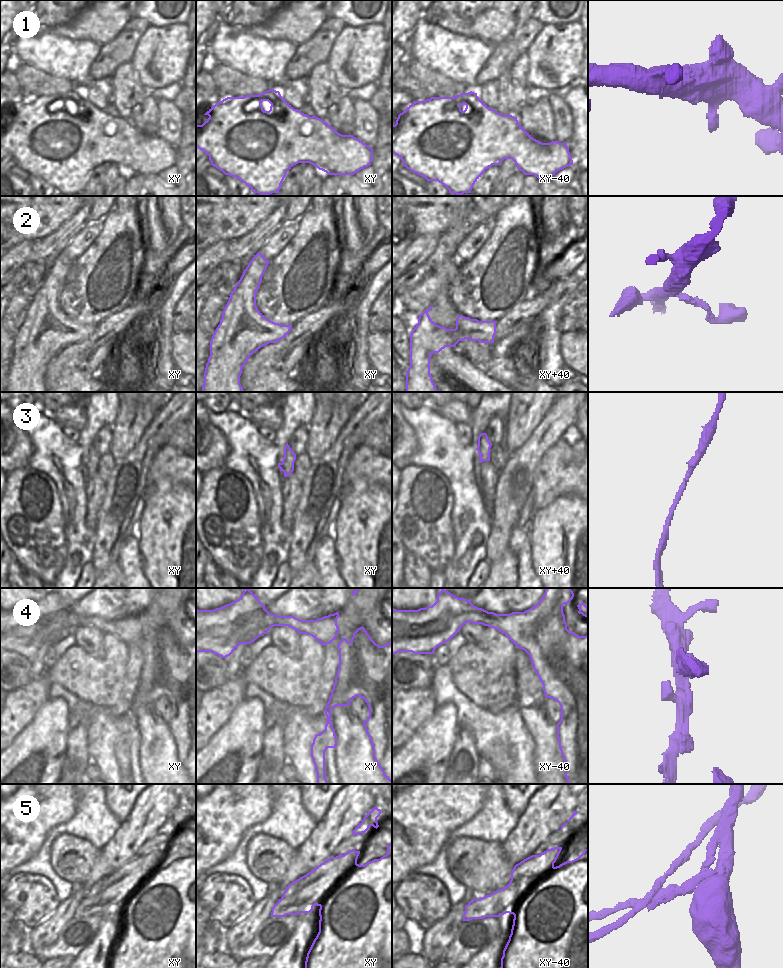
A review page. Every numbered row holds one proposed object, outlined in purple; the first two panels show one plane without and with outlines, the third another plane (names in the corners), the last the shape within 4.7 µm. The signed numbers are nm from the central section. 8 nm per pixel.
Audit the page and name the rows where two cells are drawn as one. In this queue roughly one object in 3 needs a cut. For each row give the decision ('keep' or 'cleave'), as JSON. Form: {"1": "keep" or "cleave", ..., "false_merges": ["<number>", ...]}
{"1": "keep", "2": "keep", "3": "keep", "4": "keep", "5": "cleave", "false_merges": ["5"]}

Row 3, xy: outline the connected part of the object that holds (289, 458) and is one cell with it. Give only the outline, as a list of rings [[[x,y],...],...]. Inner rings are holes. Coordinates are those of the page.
[[[287,443],[284,448],[284,458],[281,463],[278,463],[280,471],[284,472],[284,477],[287,477],[294,471],[295,460],[296,460],[296,454]]]

